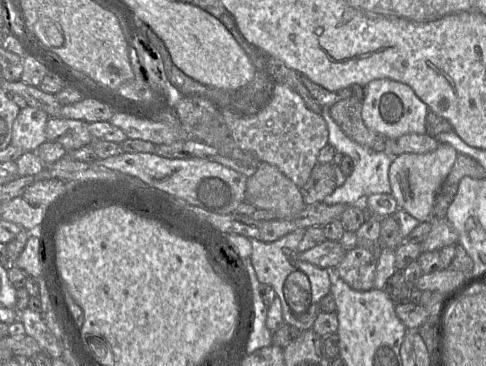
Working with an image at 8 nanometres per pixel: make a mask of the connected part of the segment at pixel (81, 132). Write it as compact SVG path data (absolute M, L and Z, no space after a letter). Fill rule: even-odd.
M49 118L45 128L46 140L61 144L67 153L73 152L92 143L88 124L82 120Z

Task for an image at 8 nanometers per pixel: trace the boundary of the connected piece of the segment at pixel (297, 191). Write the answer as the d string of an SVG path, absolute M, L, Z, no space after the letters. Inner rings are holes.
M260 162L256 172L248 177L244 202L274 212L278 220L291 219L306 206L301 189L267 162Z

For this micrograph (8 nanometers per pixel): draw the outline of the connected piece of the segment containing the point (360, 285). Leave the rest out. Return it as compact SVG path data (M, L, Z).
M356 246L347 251L343 261L334 268L334 275L355 290L371 290L374 288L377 262L378 257L370 249Z

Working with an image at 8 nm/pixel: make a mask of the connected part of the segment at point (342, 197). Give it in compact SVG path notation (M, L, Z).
M322 107L321 114L328 127L328 143L331 144L336 151L341 152L344 155L348 155L353 159L354 170L352 174L347 177L345 183L336 187L332 194L325 197L323 202L328 205L337 203L352 205L361 203L371 194L392 193L389 180L389 168L393 161L393 156L387 151L376 152L367 149L350 139L333 120L329 109L330 107Z

